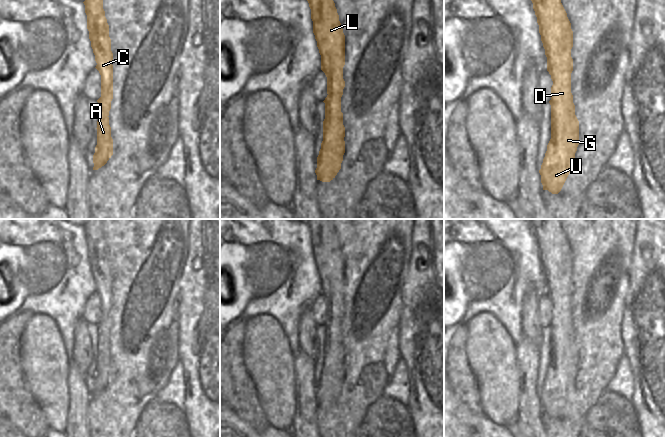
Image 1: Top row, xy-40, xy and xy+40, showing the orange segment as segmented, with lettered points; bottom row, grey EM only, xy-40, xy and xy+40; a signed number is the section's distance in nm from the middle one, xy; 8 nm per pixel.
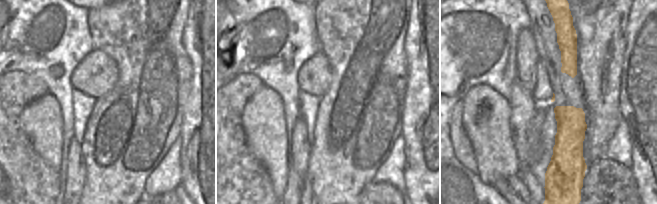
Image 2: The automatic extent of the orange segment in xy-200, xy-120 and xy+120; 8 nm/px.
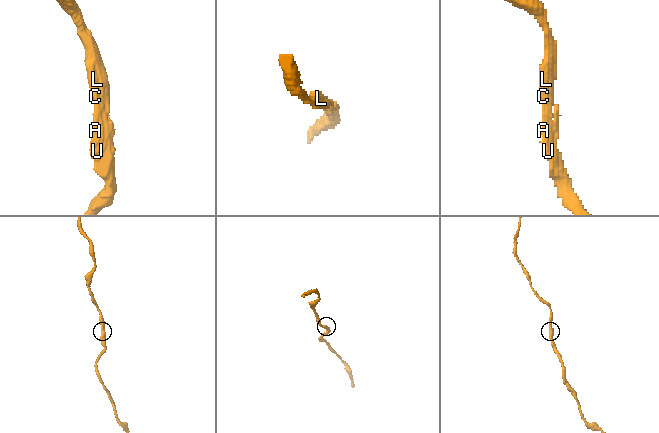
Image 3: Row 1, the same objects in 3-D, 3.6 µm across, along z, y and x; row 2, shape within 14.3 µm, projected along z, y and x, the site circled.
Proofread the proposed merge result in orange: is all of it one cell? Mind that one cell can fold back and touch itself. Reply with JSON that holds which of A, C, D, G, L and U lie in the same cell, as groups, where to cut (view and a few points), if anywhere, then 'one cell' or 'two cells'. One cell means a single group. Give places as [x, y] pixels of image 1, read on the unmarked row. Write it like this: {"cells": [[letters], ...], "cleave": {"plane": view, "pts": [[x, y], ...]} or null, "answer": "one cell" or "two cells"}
{"cells": [["A", "C", "D", "G", "L", "U"]], "cleave": null, "answer": "one cell"}

